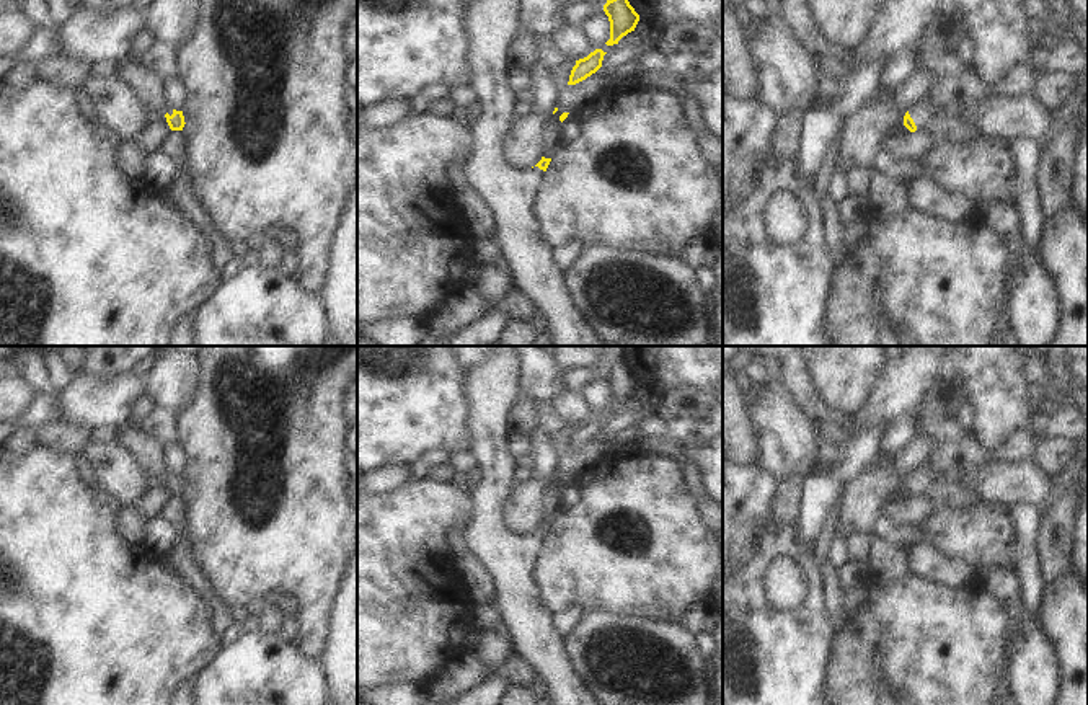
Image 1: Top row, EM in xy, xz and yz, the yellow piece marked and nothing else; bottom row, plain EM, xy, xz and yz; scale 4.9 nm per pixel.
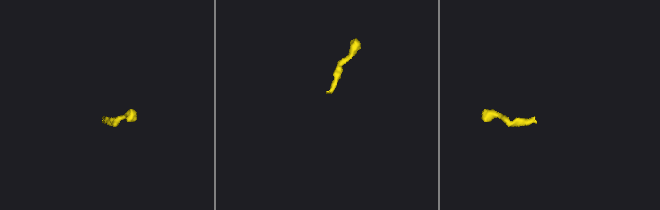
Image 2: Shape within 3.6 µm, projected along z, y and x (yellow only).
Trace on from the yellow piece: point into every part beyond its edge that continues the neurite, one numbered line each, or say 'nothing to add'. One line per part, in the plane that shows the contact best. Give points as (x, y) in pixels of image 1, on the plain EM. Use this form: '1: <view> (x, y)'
1: yz (992, 482)

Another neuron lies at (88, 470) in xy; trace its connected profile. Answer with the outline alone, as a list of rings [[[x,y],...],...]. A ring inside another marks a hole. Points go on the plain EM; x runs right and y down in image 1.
[[[77,455],[78,460],[78,470],[82,472],[83,478],[88,485],[101,485],[101,480],[98,477],[98,468],[93,465],[85,455]]]

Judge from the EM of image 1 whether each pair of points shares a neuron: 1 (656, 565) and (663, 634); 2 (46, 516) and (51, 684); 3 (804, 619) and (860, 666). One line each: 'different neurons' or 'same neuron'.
1: different neurons
2: same neuron
3: different neurons

